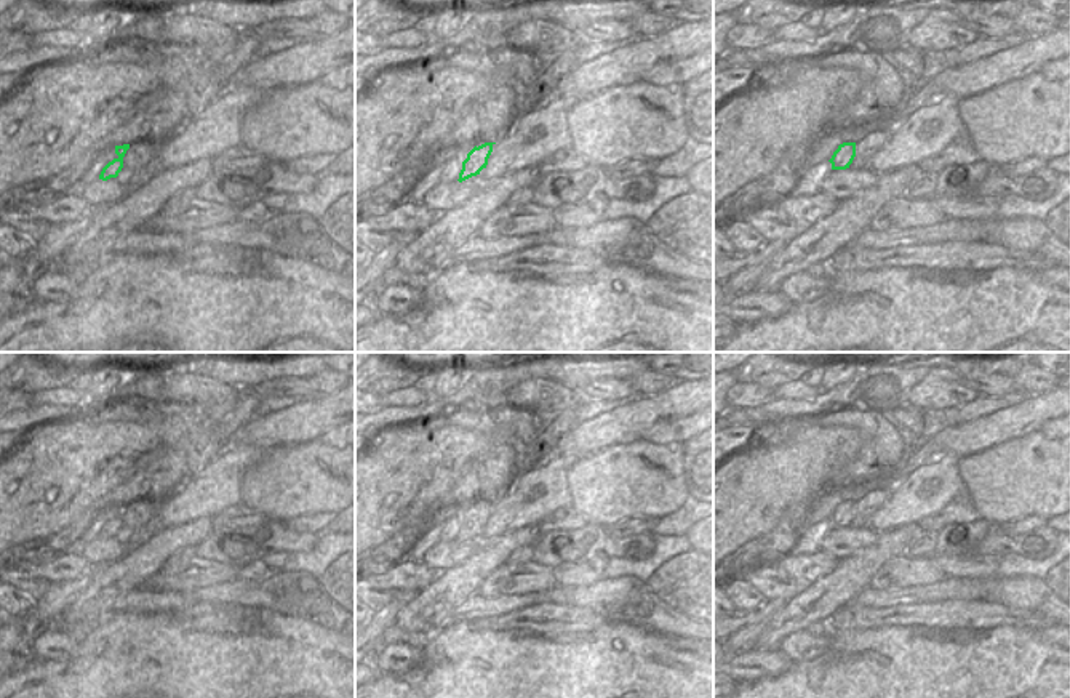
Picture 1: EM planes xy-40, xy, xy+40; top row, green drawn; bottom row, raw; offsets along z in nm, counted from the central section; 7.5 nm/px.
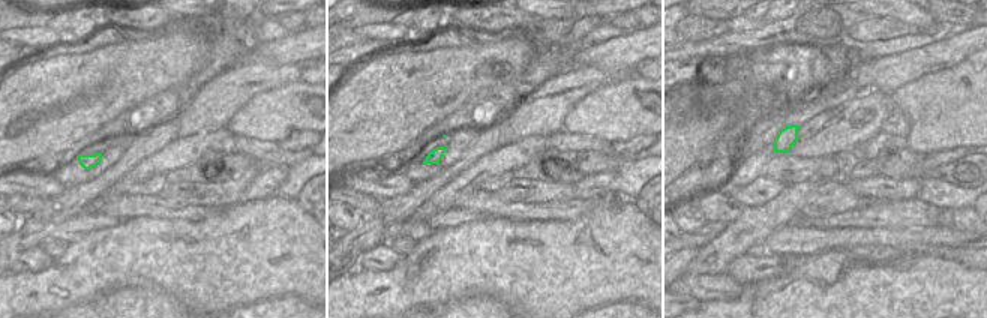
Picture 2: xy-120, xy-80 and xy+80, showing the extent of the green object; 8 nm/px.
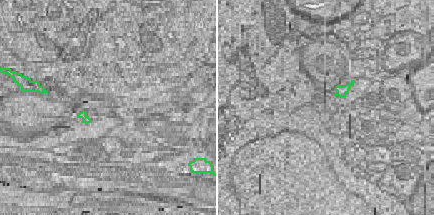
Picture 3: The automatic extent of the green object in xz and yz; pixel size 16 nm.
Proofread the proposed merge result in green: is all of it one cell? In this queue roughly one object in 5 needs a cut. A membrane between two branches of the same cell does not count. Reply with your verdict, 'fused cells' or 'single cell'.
single cell

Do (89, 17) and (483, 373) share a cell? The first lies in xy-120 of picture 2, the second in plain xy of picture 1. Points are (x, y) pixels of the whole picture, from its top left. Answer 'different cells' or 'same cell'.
same cell

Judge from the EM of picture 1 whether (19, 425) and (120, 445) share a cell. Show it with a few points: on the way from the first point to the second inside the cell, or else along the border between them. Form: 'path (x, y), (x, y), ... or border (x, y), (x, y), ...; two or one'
border (69, 418), (40, 423), (19, 434); two

